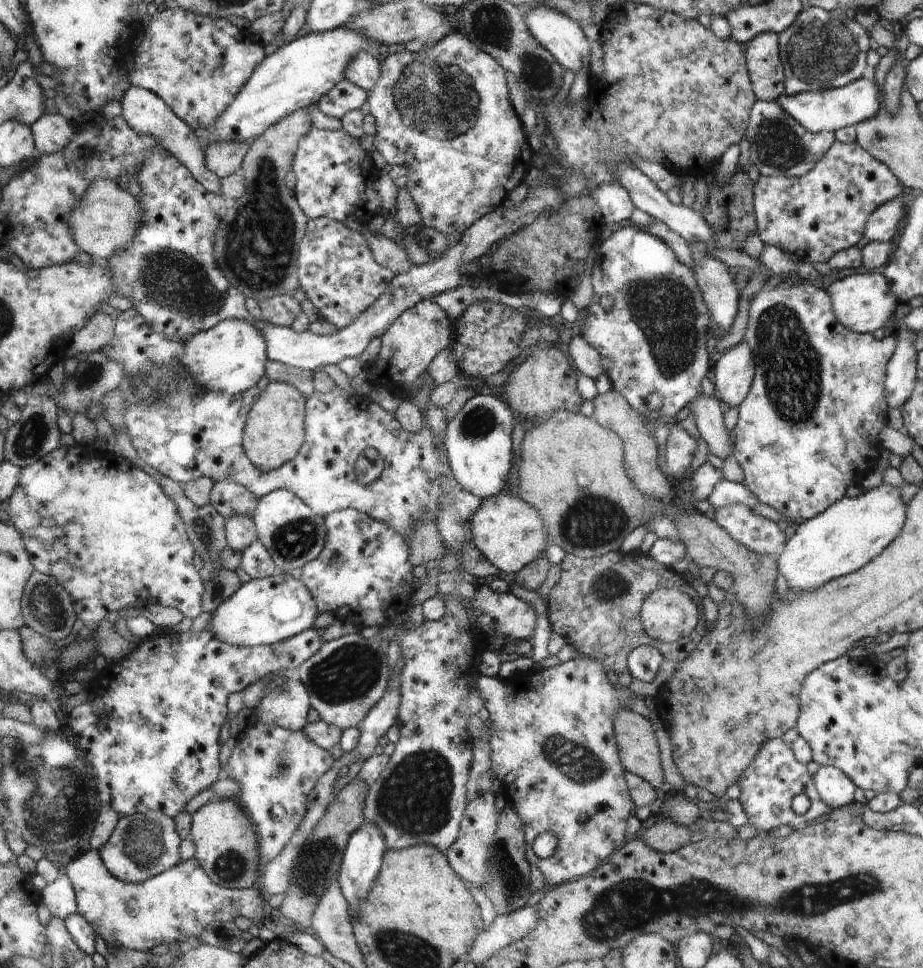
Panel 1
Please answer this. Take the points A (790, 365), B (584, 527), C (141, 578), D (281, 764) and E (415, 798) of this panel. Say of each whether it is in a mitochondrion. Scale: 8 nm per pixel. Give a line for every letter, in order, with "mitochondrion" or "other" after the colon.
A: mitochondrion
B: mitochondrion
C: other
D: mitochondrion
E: mitochondrion

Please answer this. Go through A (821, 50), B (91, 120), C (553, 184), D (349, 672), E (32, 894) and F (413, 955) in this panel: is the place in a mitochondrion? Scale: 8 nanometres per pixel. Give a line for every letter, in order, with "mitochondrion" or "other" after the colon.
A: mitochondrion
B: other
C: mitochondrion
D: mitochondrion
E: other
F: mitochondrion

